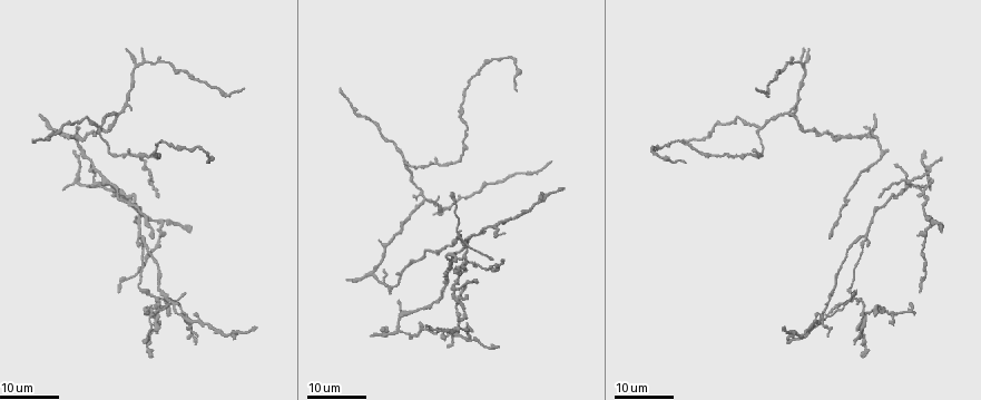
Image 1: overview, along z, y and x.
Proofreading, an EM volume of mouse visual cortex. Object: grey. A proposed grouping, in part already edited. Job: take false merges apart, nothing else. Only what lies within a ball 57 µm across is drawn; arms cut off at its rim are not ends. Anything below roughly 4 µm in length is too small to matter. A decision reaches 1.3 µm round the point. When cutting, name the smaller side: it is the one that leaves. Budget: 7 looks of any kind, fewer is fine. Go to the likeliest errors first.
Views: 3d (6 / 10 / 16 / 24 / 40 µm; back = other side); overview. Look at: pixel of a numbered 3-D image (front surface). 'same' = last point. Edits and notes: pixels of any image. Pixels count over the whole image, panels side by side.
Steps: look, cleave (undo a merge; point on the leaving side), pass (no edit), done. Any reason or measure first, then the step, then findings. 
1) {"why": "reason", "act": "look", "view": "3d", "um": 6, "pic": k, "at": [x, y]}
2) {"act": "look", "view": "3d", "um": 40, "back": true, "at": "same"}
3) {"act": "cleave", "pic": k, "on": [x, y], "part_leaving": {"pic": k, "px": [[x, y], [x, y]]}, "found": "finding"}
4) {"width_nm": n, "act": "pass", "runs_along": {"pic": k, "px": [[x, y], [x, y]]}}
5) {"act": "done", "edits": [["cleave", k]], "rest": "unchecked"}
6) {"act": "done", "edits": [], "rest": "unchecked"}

{"why": "thin arm on a thick one", "act": "look", "view": "3d", "um": 16, "pic": 1, "at": [839, 310]}

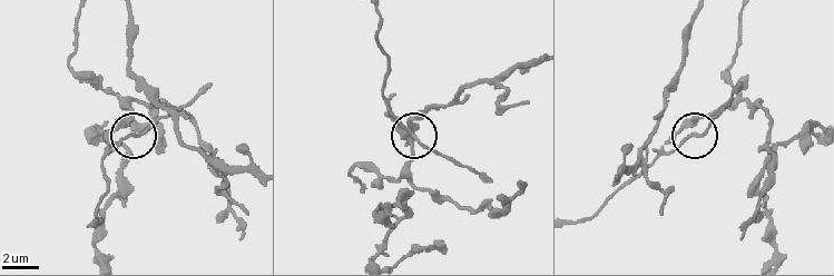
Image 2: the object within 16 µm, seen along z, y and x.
{"act": "look", "view": "3d", "um": 6, "pic": 2, "at": [692, 136]}

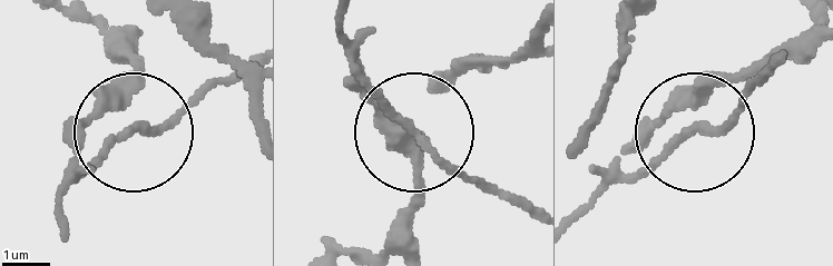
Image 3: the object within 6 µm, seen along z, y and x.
{"act": "pass", "runs_along": {"pic": 3, "px": [[360, 248], [384, 244], [412, 200], [408, 128], [523, 208]]}, "found": "continuous, no second cell"}

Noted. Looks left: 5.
{"why": "arms part here", "act": "look", "view": "3d", "um": 24, "pic": 1, "at": [142, 240]}

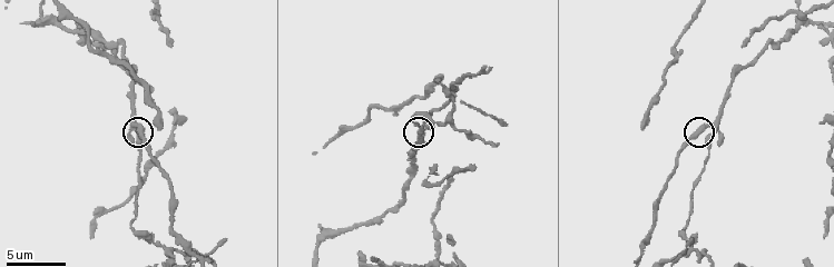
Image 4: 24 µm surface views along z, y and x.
{"act": "look", "view": "3d", "um": 6, "pic": 4, "at": [700, 132]}

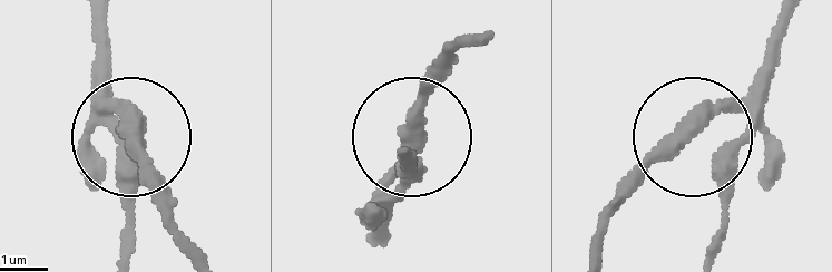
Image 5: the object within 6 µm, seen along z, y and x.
{"arms": 3, "act": "pass", "runs_along": {"pic": 5, "px": [[788, 25], [763, 73], [700, 128], [727, 236]]}, "found": "one cell here"}

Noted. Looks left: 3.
{"why": "four-way junction", "act": "look", "view": "3d", "um": 10, "pic": 4, "at": [326, 236]}

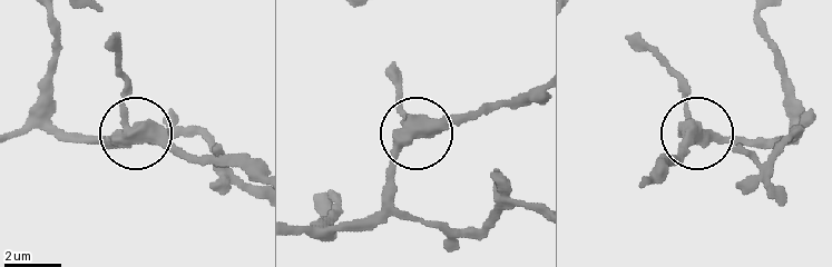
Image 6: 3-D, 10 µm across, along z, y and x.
{"why": "zoom in", "act": "look", "view": "3d", "um": 6, "pic": 6, "at": [420, 129]}

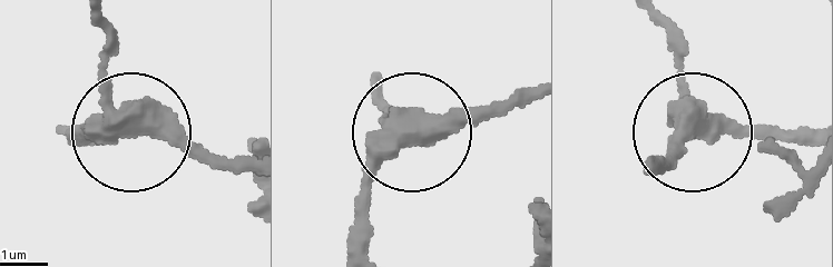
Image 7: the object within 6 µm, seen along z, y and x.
{"arms": 4, "act": "pass", "found": "all the same cell"}

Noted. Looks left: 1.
{"act": "done", "edits": [], "rest": "unchecked"}

